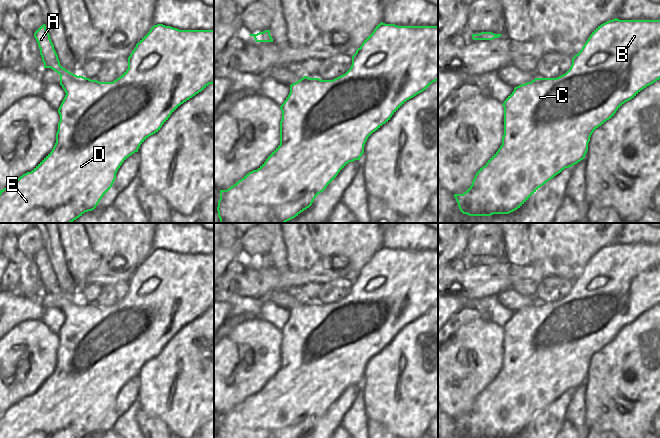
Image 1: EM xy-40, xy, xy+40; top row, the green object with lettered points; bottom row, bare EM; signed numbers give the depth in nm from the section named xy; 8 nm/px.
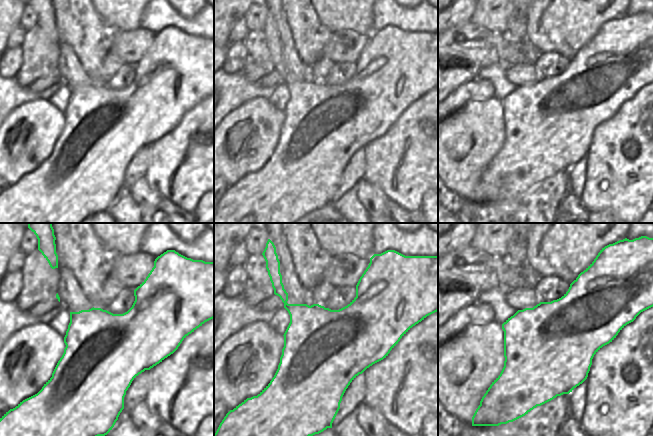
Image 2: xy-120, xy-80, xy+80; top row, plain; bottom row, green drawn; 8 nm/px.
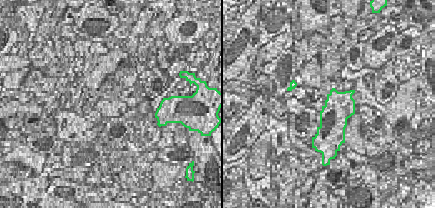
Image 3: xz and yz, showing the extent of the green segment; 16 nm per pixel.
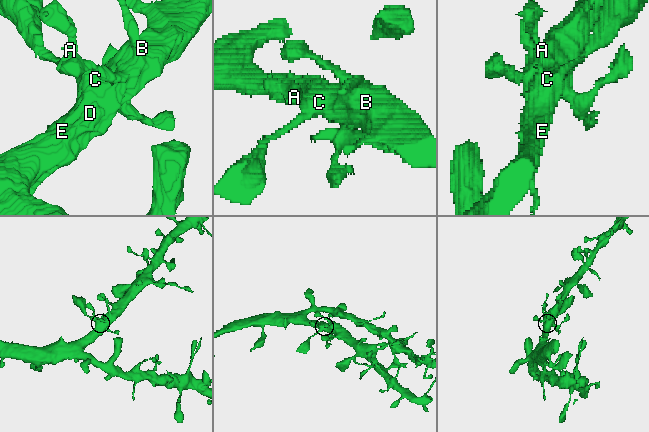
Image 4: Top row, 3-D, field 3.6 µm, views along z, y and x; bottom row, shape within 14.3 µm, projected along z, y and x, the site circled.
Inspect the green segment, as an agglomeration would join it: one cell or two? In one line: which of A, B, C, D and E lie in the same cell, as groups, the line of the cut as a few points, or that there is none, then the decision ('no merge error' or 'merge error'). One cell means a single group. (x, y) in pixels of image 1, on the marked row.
A B C D E | no cut | no merge error

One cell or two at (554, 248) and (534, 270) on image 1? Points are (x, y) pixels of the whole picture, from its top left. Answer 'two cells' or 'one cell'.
two cells

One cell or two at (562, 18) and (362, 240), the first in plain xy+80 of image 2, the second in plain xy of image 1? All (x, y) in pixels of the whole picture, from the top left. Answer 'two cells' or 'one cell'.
one cell

